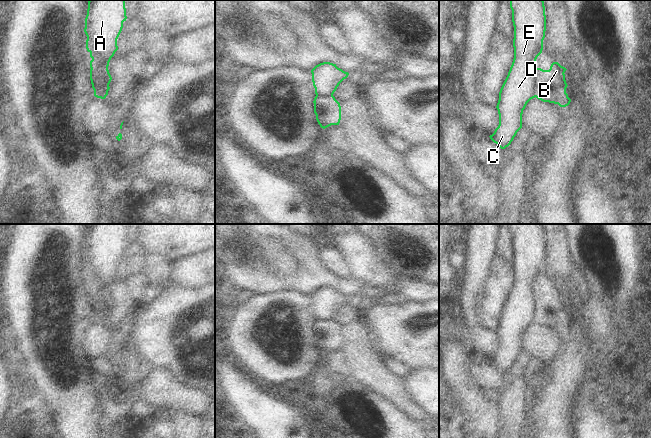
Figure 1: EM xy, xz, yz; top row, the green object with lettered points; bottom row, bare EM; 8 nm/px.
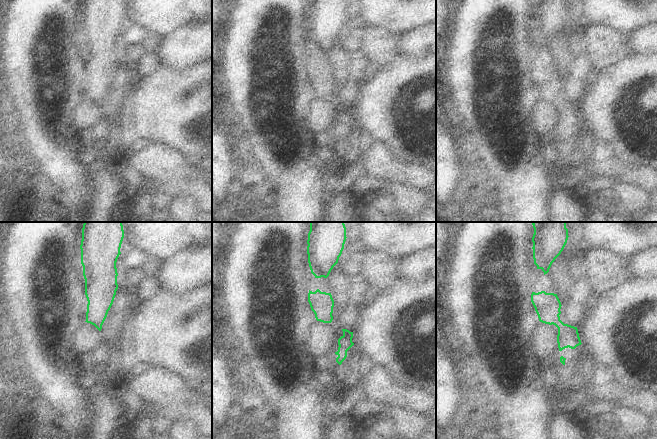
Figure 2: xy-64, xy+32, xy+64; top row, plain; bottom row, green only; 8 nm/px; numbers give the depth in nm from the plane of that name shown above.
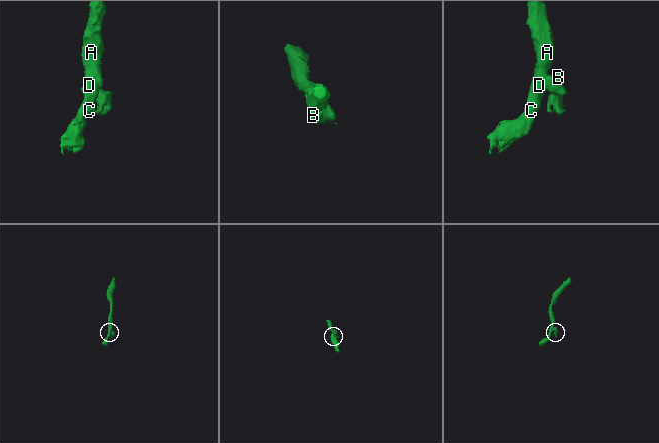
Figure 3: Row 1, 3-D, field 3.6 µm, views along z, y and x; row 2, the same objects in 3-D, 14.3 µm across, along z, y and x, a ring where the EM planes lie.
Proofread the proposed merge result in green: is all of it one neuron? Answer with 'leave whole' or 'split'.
split

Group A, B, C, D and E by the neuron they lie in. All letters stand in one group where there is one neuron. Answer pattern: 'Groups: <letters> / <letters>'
Groups: A C D E / B

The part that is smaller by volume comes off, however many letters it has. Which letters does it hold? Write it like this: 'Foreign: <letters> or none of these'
Foreign: B

